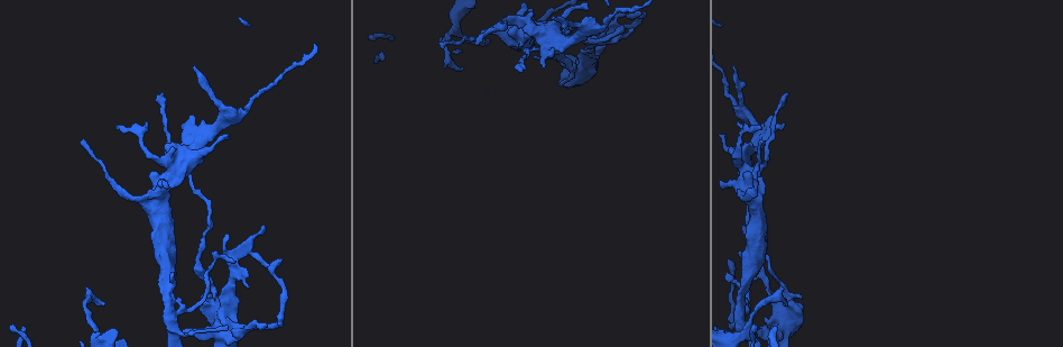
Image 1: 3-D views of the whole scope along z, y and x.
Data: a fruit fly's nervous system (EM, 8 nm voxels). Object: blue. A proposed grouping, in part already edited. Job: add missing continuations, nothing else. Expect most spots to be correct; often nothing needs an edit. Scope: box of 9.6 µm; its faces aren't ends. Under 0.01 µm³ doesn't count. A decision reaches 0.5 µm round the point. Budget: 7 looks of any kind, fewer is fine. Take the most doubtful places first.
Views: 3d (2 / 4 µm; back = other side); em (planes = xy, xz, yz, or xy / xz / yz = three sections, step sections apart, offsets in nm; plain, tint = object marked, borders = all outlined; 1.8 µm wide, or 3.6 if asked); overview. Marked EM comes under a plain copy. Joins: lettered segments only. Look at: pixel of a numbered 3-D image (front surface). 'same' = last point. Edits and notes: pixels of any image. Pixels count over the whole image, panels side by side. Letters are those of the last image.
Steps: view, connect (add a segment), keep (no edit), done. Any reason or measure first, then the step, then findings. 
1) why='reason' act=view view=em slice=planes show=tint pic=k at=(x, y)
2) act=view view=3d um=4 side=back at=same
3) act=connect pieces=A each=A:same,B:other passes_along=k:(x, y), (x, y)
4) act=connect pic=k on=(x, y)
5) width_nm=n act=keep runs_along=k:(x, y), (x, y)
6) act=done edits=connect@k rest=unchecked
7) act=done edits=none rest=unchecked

why='small branch off a trunk' act=view view=em um=3.6 slice=xy step=8 show=tint pic=1 at=(182, 174)

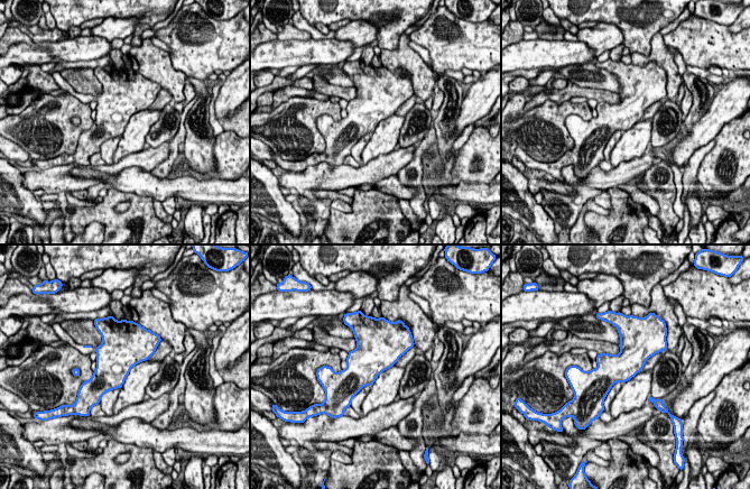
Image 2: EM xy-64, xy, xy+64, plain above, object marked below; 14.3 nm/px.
why='see the neighbours' act=view view=em um=3.6 slice=xy step=8 show=borders at=same

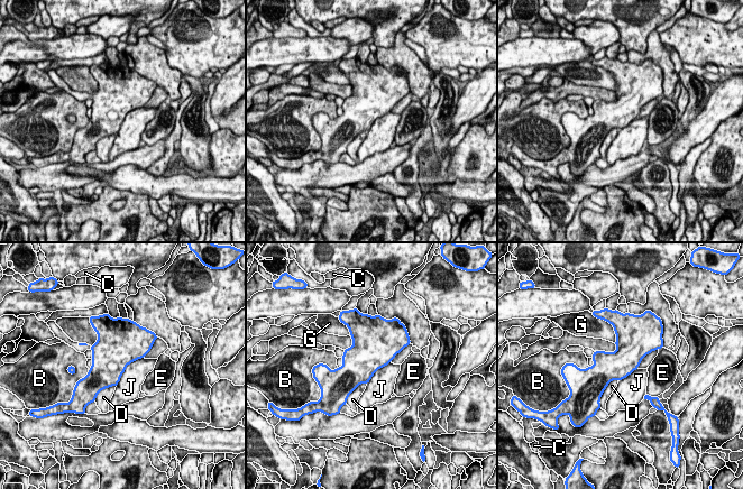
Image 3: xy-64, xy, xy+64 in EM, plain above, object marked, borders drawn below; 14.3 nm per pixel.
act=keep each=B:other,C:other,D:other,E:other,G:other,J:other border=3:(143, 357), (126, 367), (116, 387) found='none of them fits'

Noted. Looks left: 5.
why='an open end' act=view view=3d um=4 pic=1 at=(784, 306)

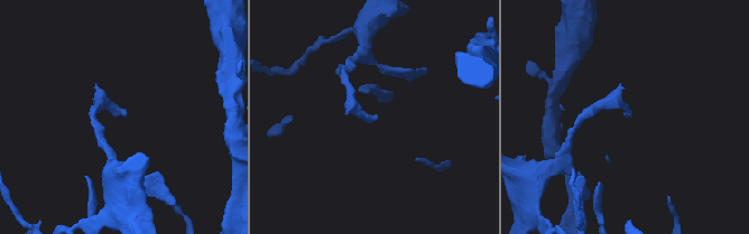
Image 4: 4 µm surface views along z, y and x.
why='now the EM' act=view view=em slice=planes show=borders pic=4 at=(126, 112)

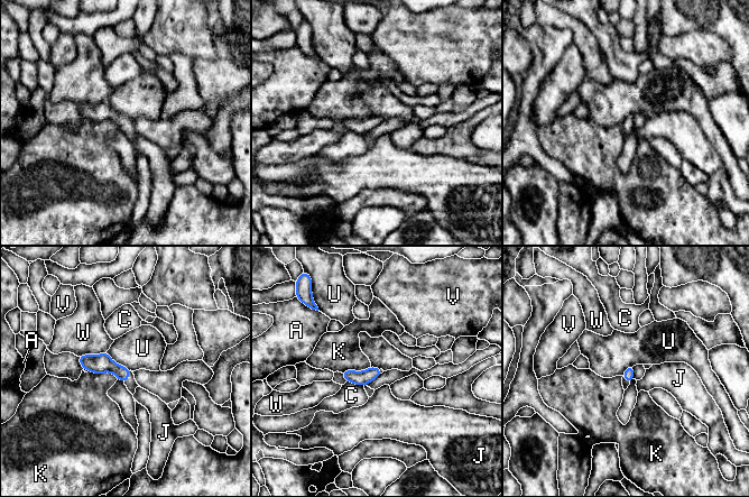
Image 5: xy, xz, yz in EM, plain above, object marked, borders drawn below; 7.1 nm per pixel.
act=keep each=A:other,C:other,J:other,K:other,U:other,V:other,W:other border=5:(107, 351), (116, 362), (129, 370) found='none of them fits'

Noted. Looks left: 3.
why='four or more arms meet' act=view view=em slice=planes show=borders pic=1 at=(739, 309)

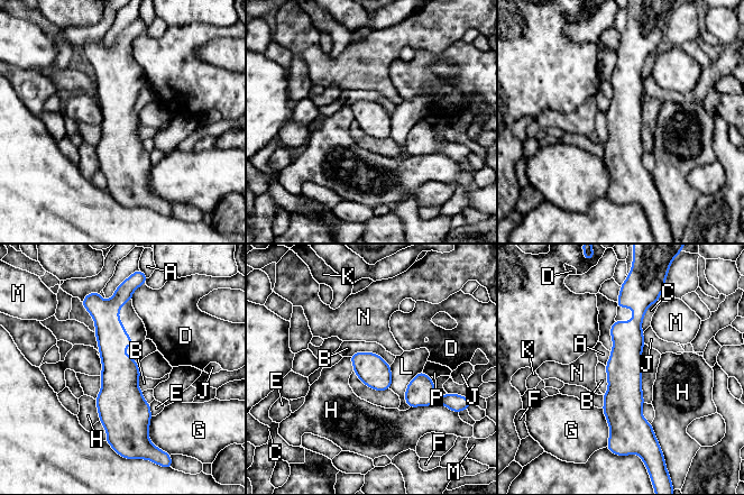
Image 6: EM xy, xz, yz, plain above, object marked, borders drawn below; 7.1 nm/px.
longest_contact=B:300nm act=keep each=A:other,B:other,C:other,D:other,E:other,F:other,G:other,H:other,J:other,K:other,L:other,M:other,N:other,P:other runs_along=6:(115, 302), (112, 355), (126, 437) found='no lettered segment goes on from it'

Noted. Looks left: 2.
act=done edits=none rest=unchecked

